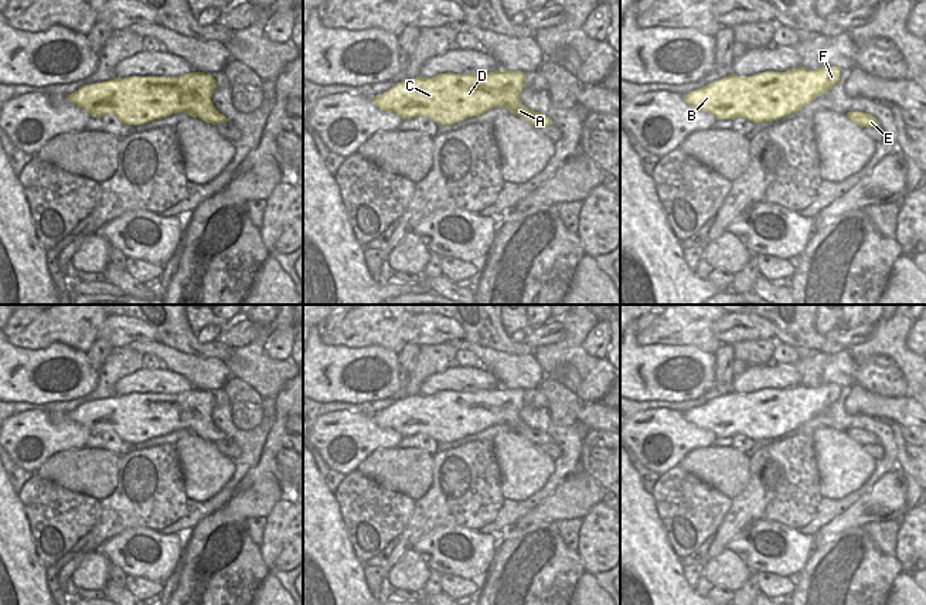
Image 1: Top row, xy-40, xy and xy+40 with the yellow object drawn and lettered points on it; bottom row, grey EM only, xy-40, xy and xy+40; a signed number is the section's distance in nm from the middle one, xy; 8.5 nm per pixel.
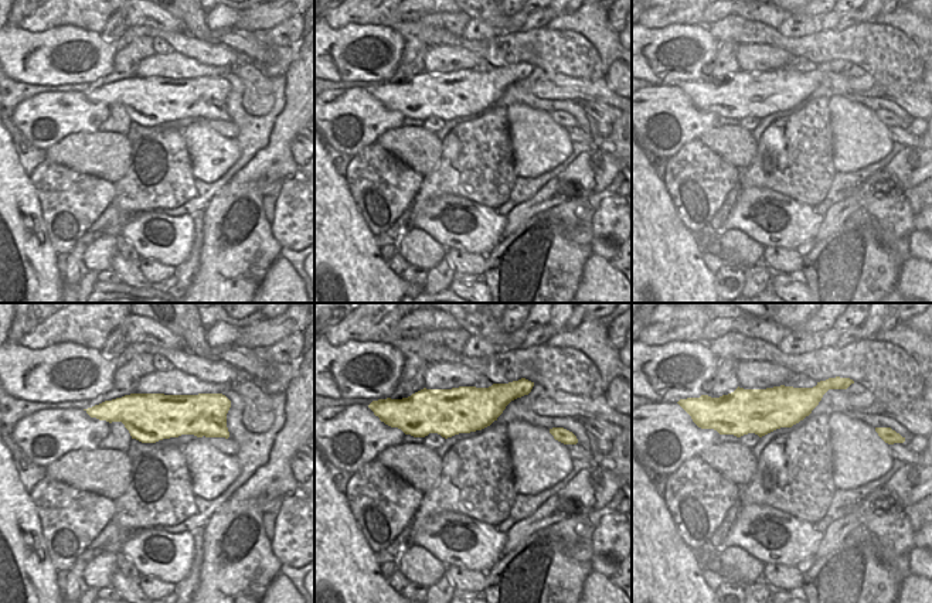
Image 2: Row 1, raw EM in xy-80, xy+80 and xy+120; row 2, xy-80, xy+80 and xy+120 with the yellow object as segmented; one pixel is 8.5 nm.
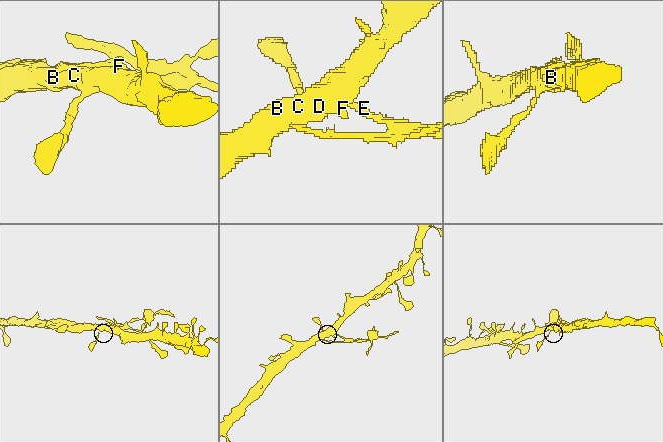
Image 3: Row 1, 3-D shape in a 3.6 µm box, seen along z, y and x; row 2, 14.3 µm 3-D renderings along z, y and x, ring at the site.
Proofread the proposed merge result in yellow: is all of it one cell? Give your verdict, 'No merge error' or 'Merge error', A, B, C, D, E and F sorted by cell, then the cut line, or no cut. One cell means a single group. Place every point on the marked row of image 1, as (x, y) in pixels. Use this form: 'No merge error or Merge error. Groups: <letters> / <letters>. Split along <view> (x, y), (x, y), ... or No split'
Merge error. Groups: A B C D F / E. Split along xy (537, 112), (533, 123)

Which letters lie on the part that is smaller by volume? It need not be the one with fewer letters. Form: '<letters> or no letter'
E

